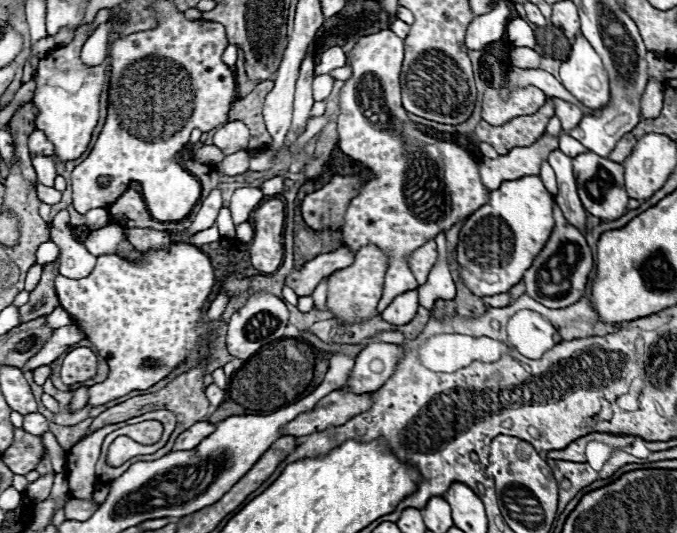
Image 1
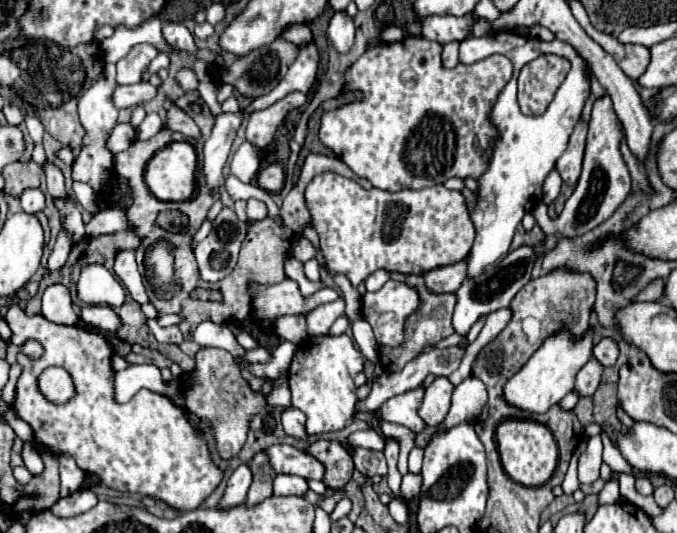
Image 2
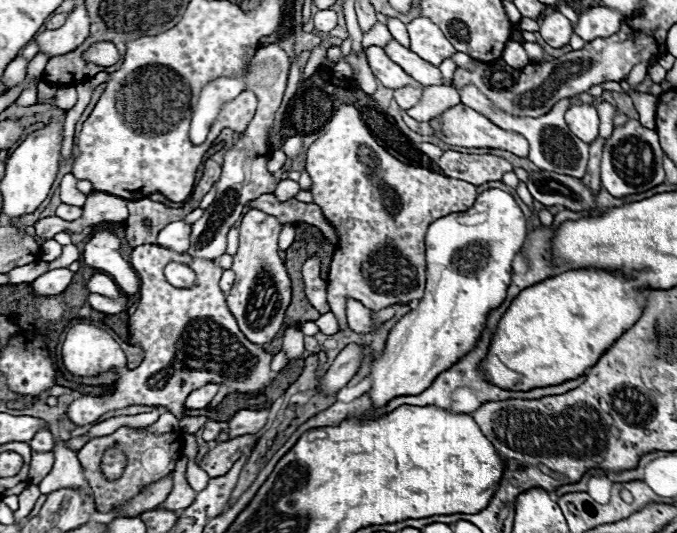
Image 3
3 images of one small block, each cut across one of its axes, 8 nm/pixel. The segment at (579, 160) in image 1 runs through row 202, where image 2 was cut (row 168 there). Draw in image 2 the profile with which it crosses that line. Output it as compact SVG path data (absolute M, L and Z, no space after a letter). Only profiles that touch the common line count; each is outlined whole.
M604 96L594 102L592 108L592 118L590 118L590 130L588 130L588 140L586 140L586 154L584 154L584 164L582 164L582 174L578 180L578 186L574 194L566 200L566 206L562 214L552 220L548 212L544 212L544 204L540 202L532 214L540 228L544 230L544 242L546 242L546 252L550 252L560 236L582 236L590 230L594 230L598 224L608 220L614 210L626 200L626 196L632 192L632 180L628 170L622 170L622 154L620 154L620 140L622 140L622 126L618 116L612 110L610 96Z

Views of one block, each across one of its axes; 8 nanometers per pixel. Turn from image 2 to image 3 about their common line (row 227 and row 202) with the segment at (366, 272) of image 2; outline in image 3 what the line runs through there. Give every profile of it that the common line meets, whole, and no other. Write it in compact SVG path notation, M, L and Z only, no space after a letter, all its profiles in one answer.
M342 104L342 105L340 105L340 106L339 106L339 107L338 107L338 108L337 108L337 109L336 109L336 110L335 110L335 111L334 111L334 114L333 114L333 116L332 116L332 117L331 117L331 120L329 120L329 121L328 121L328 123L326 123L326 125L324 125L324 127L323 127L323 129L325 129L325 131L324 131L324 132L325 132L325 135L326 135L326 137L327 137L327 140L321 140L321 141L327 141L327 142L314 142L314 144L312 144L312 146L310 146L310 148L308 148L308 150L306 150L306 170L308 170L308 174L310 174L310 178L312 178L312 186L310 186L310 192L312 192L312 196L314 196L314 204L318 204L318 206L320 206L320 208L322 208L322 212L324 212L324 216L326 216L326 218L328 218L328 222L330 222L330 224L332 224L332 226L334 226L334 228L336 228L336 232L338 232L338 240L340 240L340 242L338 242L338 246L336 246L336 252L334 252L334 256L332 256L332 266L330 266L330 274L328 274L328 302L330 302L330 308L332 308L332 314L334 314L334 316L336 316L336 320L338 320L338 324L340 324L340 326L338 326L338 330L340 330L340 332L342 332L342 330L346 330L346 328L348 328L348 322L346 322L346 300L348 300L348 298L354 298L354 300L358 300L358 302L362 302L362 304L364 304L364 306L366 306L366 308L370 308L370 310L376 310L376 312L378 312L378 310L382 310L382 308L386 308L386 306L392 306L392 304L406 304L406 302L410 302L410 300L420 300L420 298L422 298L422 296L424 296L424 284L426 284L426 274L424 274L424 272L426 272L426 248L424 248L424 236L426 236L426 230L428 230L428 226L430 226L430 224L432 224L432 222L434 222L434 220L438 220L438 218L442 218L442 216L448 216L448 214L454 214L454 212L466 212L466 208L470 208L470 204L474 204L474 200L476 200L476 196L478 196L478 194L476 194L476 186L474 186L474 184L470 184L470 182L464 182L464 180L456 180L456 178L450 178L450 176L442 176L442 174L438 174L438 172L430 172L430 170L426 170L426 168L414 168L414 166L406 166L406 164L402 164L402 162L400 162L400 160L396 160L396 158L394 158L394 156L390 156L390 154L388 154L388 152L386 152L386 150L384 150L384 148L382 148L382 146L380 146L380 144L378 144L378 142L376 142L376 140L374 140L374 136L372 136L372 132L370 132L370 130L368 130L368 126L366 126L366 124L364 124L364 120L362 120L362 116L360 116L360 112L358 112L358 109L356 109L356 108L355 108L355 107L354 107L354 106L352 106L352 105L350 105L350 104Z

